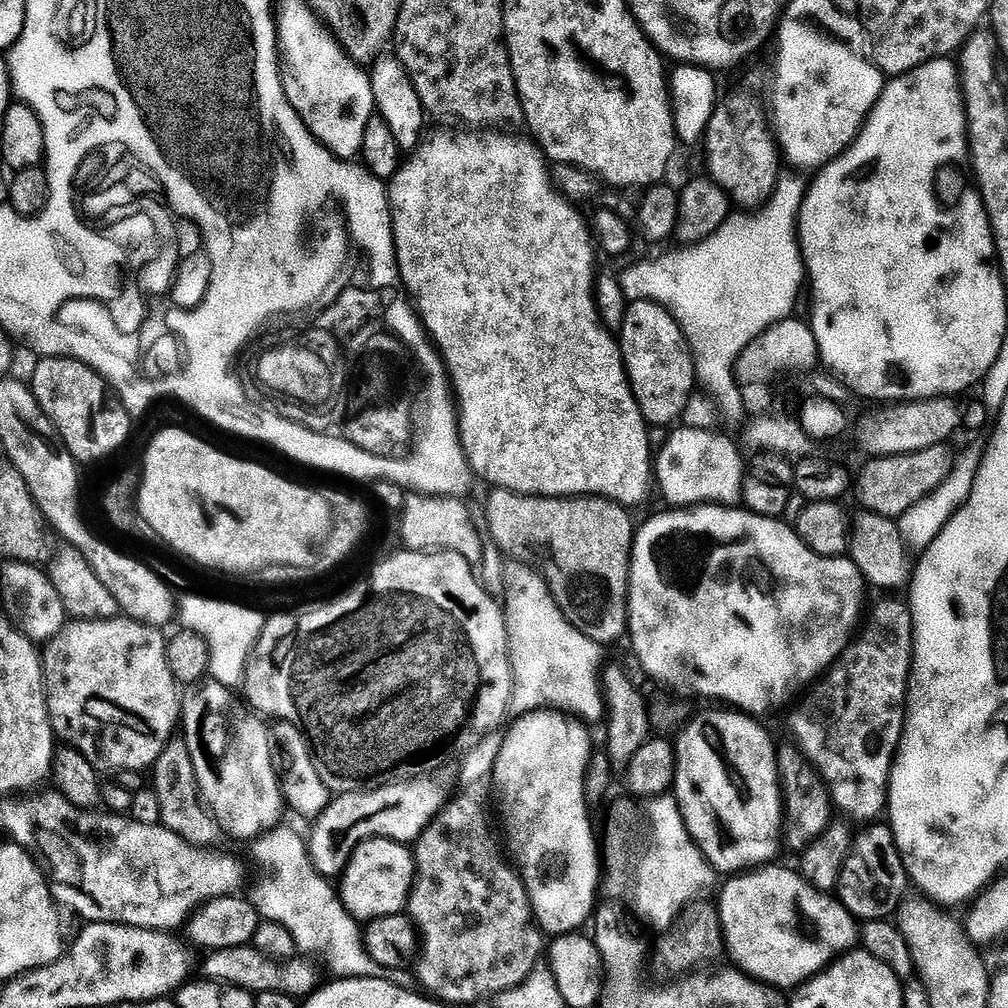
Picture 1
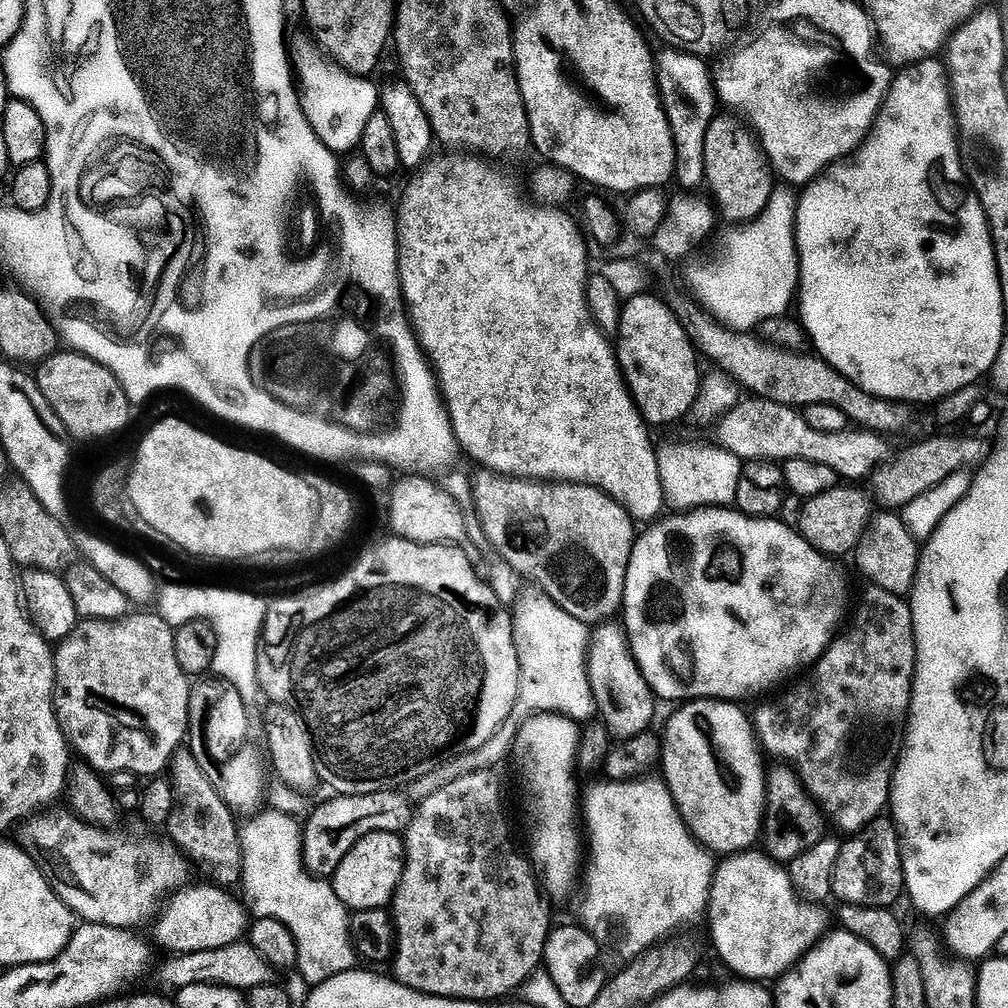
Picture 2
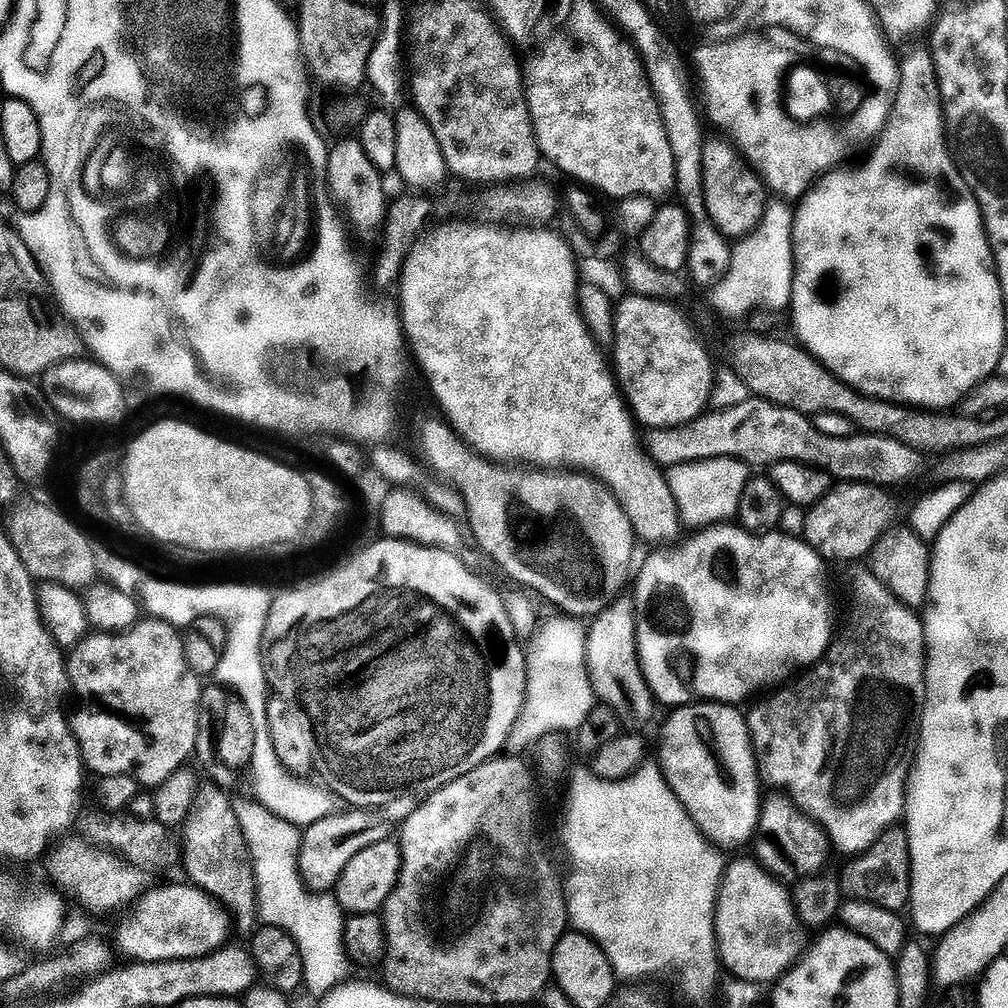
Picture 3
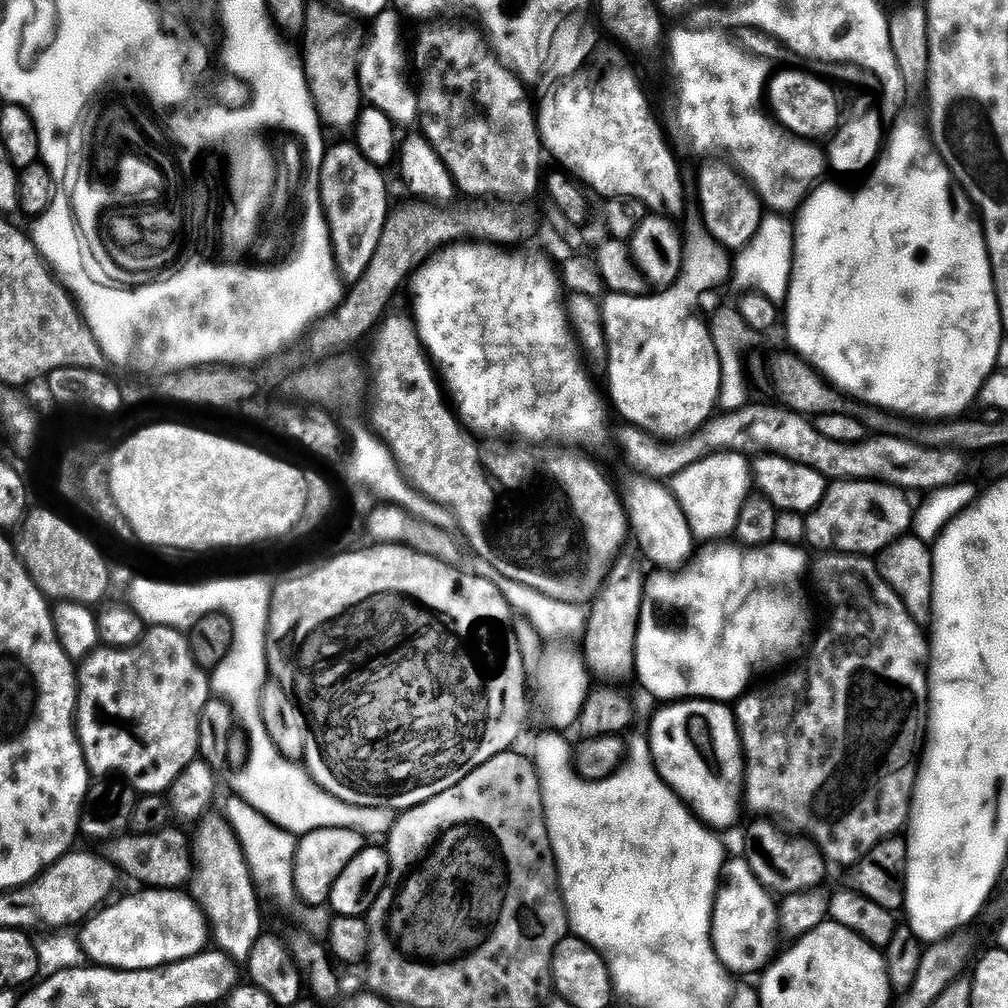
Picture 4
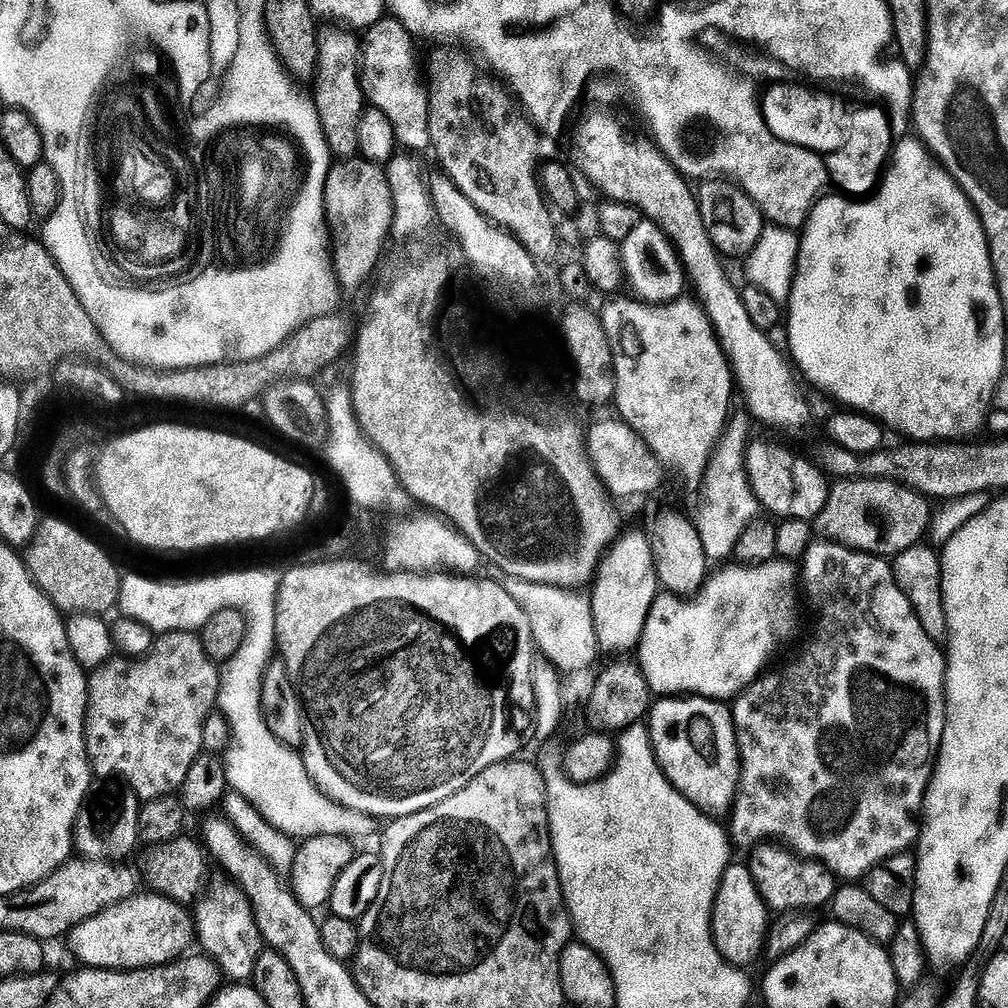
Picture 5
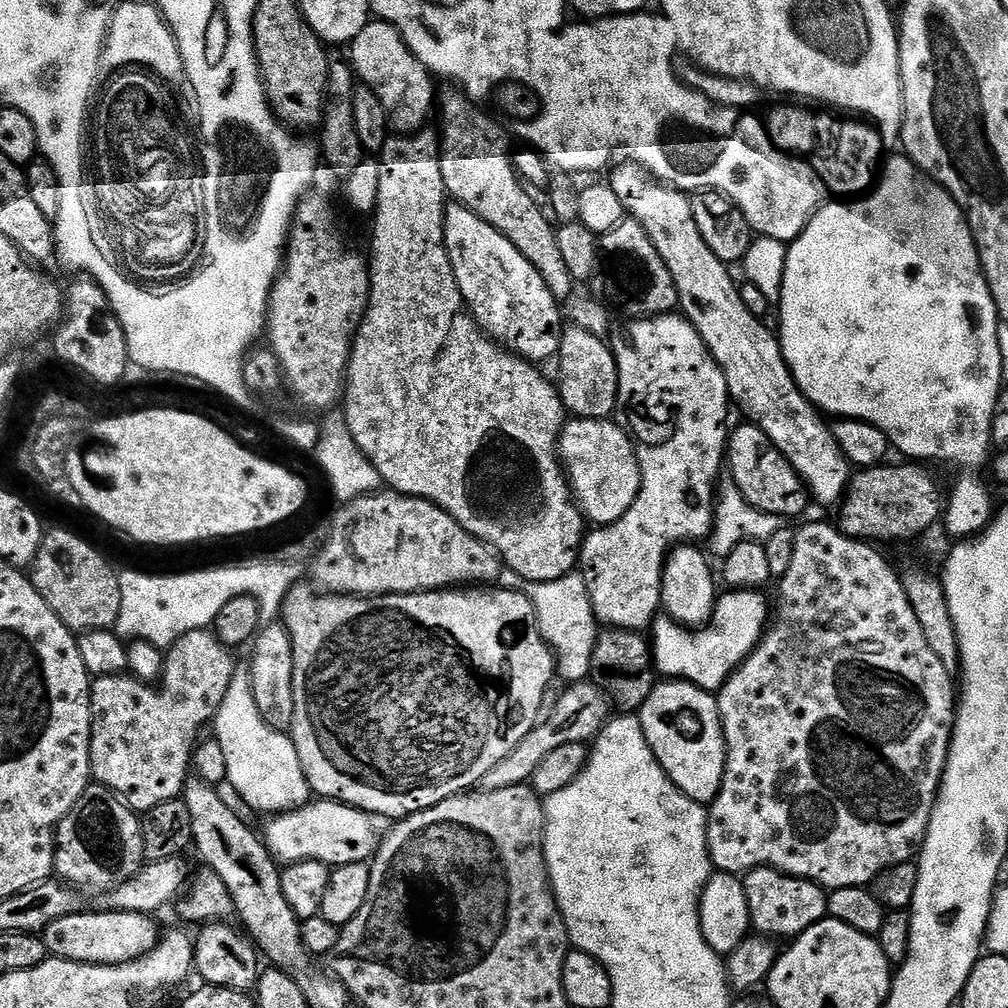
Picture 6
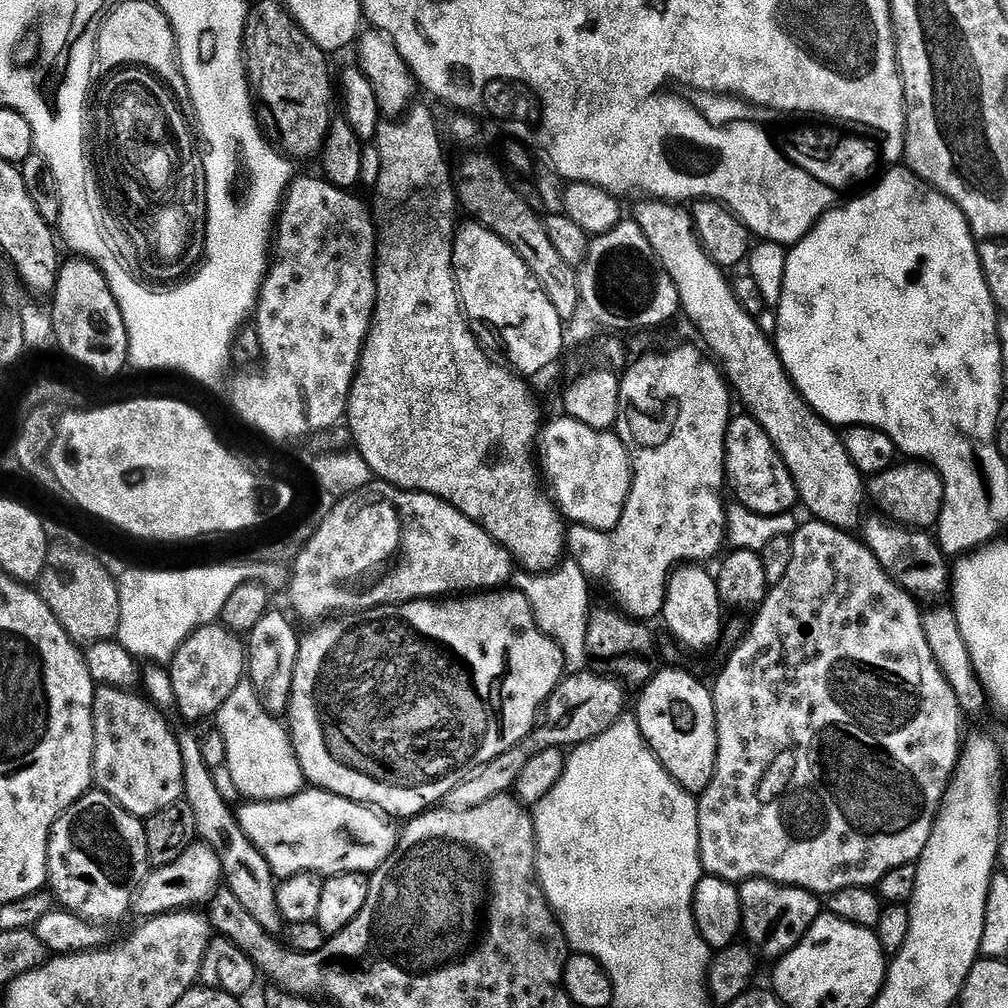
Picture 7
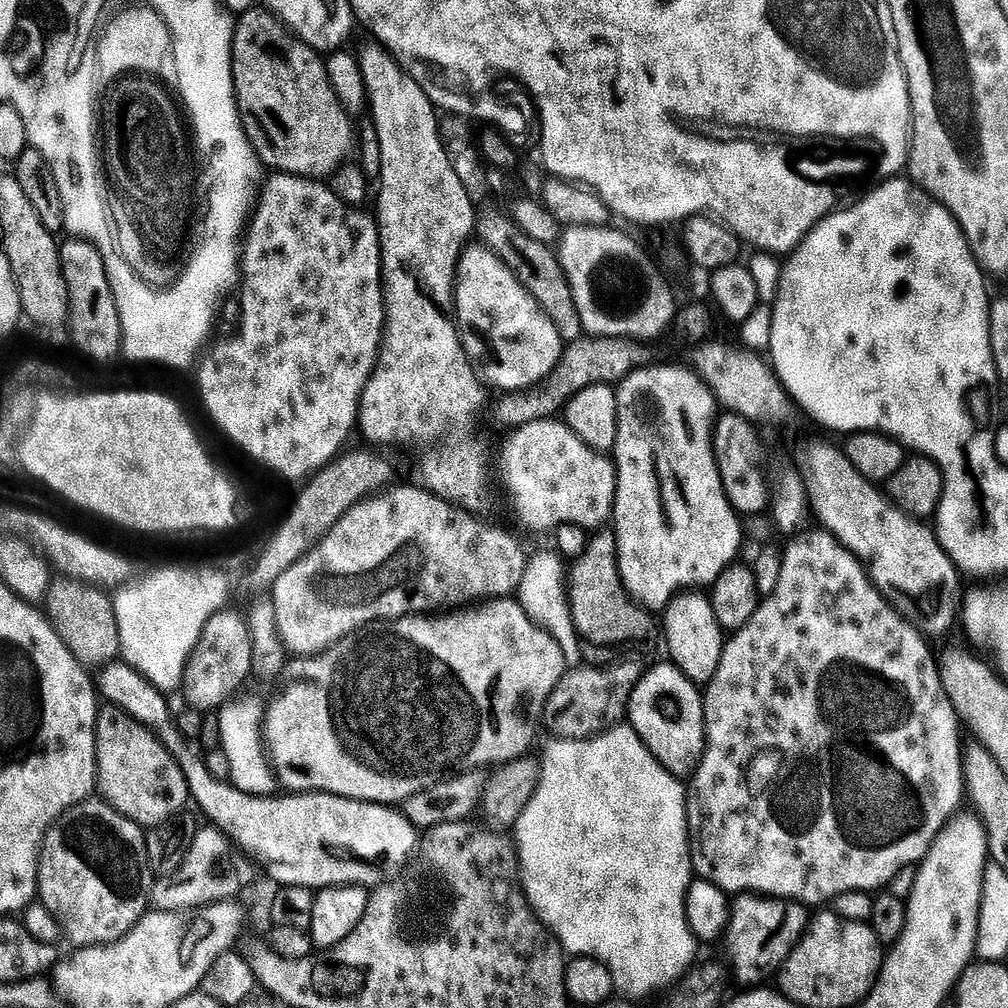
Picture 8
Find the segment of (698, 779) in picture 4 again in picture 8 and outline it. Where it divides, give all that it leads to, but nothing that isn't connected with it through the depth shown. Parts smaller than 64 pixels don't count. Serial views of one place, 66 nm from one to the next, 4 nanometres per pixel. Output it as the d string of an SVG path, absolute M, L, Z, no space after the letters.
M671 662L645 671L629 698L627 719L654 758L677 778L688 778L704 755L704 698L701 689Z

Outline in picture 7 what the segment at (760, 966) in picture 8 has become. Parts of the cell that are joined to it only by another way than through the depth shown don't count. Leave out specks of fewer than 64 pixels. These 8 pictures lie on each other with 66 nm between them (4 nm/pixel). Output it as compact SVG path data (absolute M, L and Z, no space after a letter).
M759 876L753 880L739 881L738 887L742 906L743 939L757 957L764 959L765 956L769 962L775 962L794 950L794 946L802 942L810 926L814 926L814 922L822 914L821 897L798 886L775 884Z

